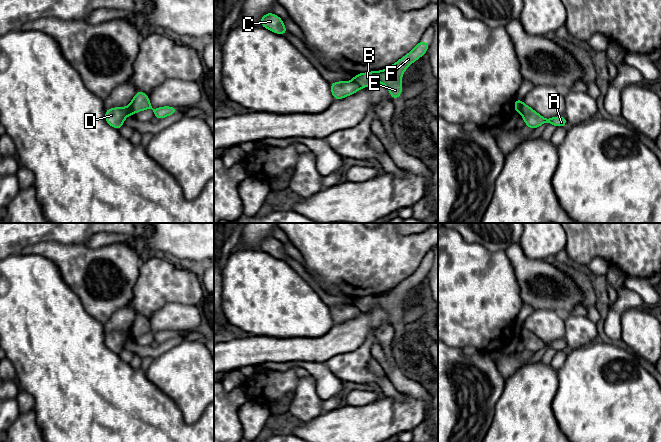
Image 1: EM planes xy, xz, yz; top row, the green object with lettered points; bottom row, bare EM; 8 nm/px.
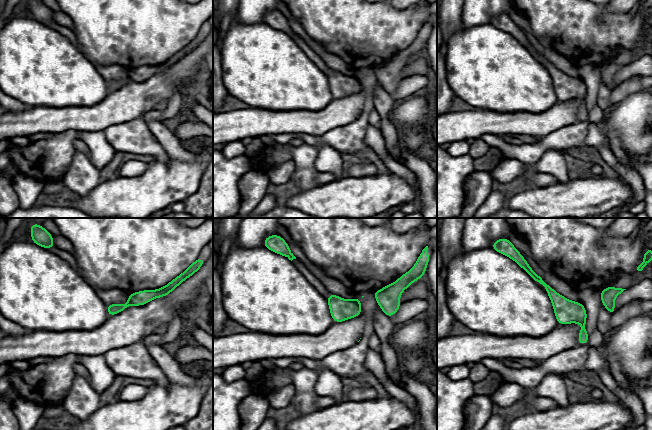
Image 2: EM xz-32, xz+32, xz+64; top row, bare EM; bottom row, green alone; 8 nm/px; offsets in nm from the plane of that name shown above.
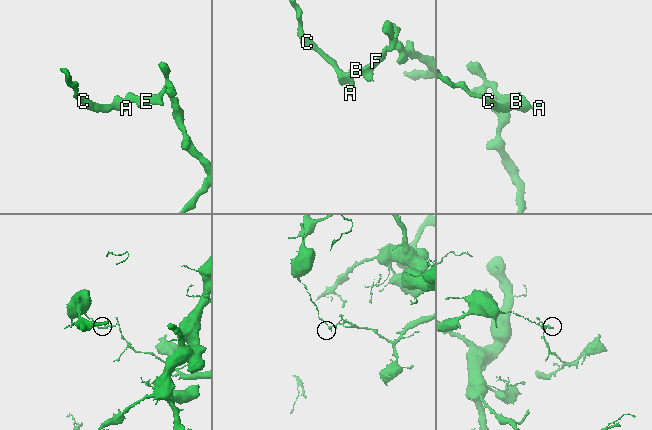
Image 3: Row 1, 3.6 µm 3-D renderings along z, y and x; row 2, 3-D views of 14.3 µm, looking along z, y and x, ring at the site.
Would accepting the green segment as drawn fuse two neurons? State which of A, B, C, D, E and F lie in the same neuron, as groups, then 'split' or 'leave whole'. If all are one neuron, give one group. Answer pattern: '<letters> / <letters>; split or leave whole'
A C D / B E F; split

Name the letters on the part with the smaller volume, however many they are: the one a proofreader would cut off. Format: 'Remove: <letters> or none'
Remove: B, E, F

